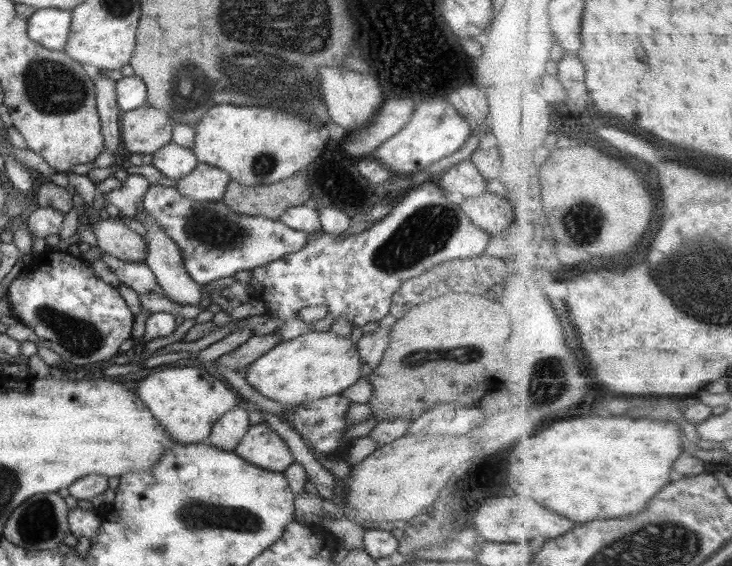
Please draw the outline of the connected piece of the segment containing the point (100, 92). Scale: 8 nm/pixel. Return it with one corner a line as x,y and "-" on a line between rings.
101,75
93,83
105,150
114,153
122,144
119,120
123,113
116,100
116,81

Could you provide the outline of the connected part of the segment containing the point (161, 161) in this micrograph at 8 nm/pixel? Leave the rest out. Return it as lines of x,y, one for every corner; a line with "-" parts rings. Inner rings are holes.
169,142
157,150
152,158
152,166
170,179
179,179
190,174
198,163
198,158
191,148
178,146
174,142

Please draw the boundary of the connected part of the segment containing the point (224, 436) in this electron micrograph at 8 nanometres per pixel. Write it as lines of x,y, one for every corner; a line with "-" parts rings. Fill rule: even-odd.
245,403
234,406
213,425
208,444
232,452
249,429
250,410

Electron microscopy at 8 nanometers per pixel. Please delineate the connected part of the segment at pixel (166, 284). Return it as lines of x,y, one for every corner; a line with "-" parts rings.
144,210
137,212
134,216
142,226
146,229
146,236
148,236
148,255
144,262
150,267
150,270
154,273
156,281
160,287
162,287
163,293
166,298
169,298
173,302
186,305
203,305
206,306
206,302
202,299
201,286
190,278
190,274
186,272
182,254
176,242
172,238
168,237
168,233
160,227
160,223
156,223
154,217
150,217

